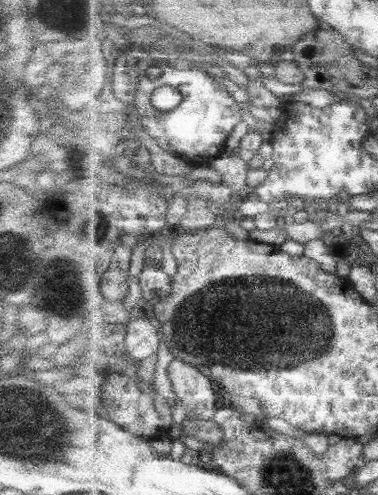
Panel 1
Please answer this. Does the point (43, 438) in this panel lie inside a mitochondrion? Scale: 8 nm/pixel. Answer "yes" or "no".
yes

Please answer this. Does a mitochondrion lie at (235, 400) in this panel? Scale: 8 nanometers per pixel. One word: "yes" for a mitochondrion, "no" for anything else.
no

